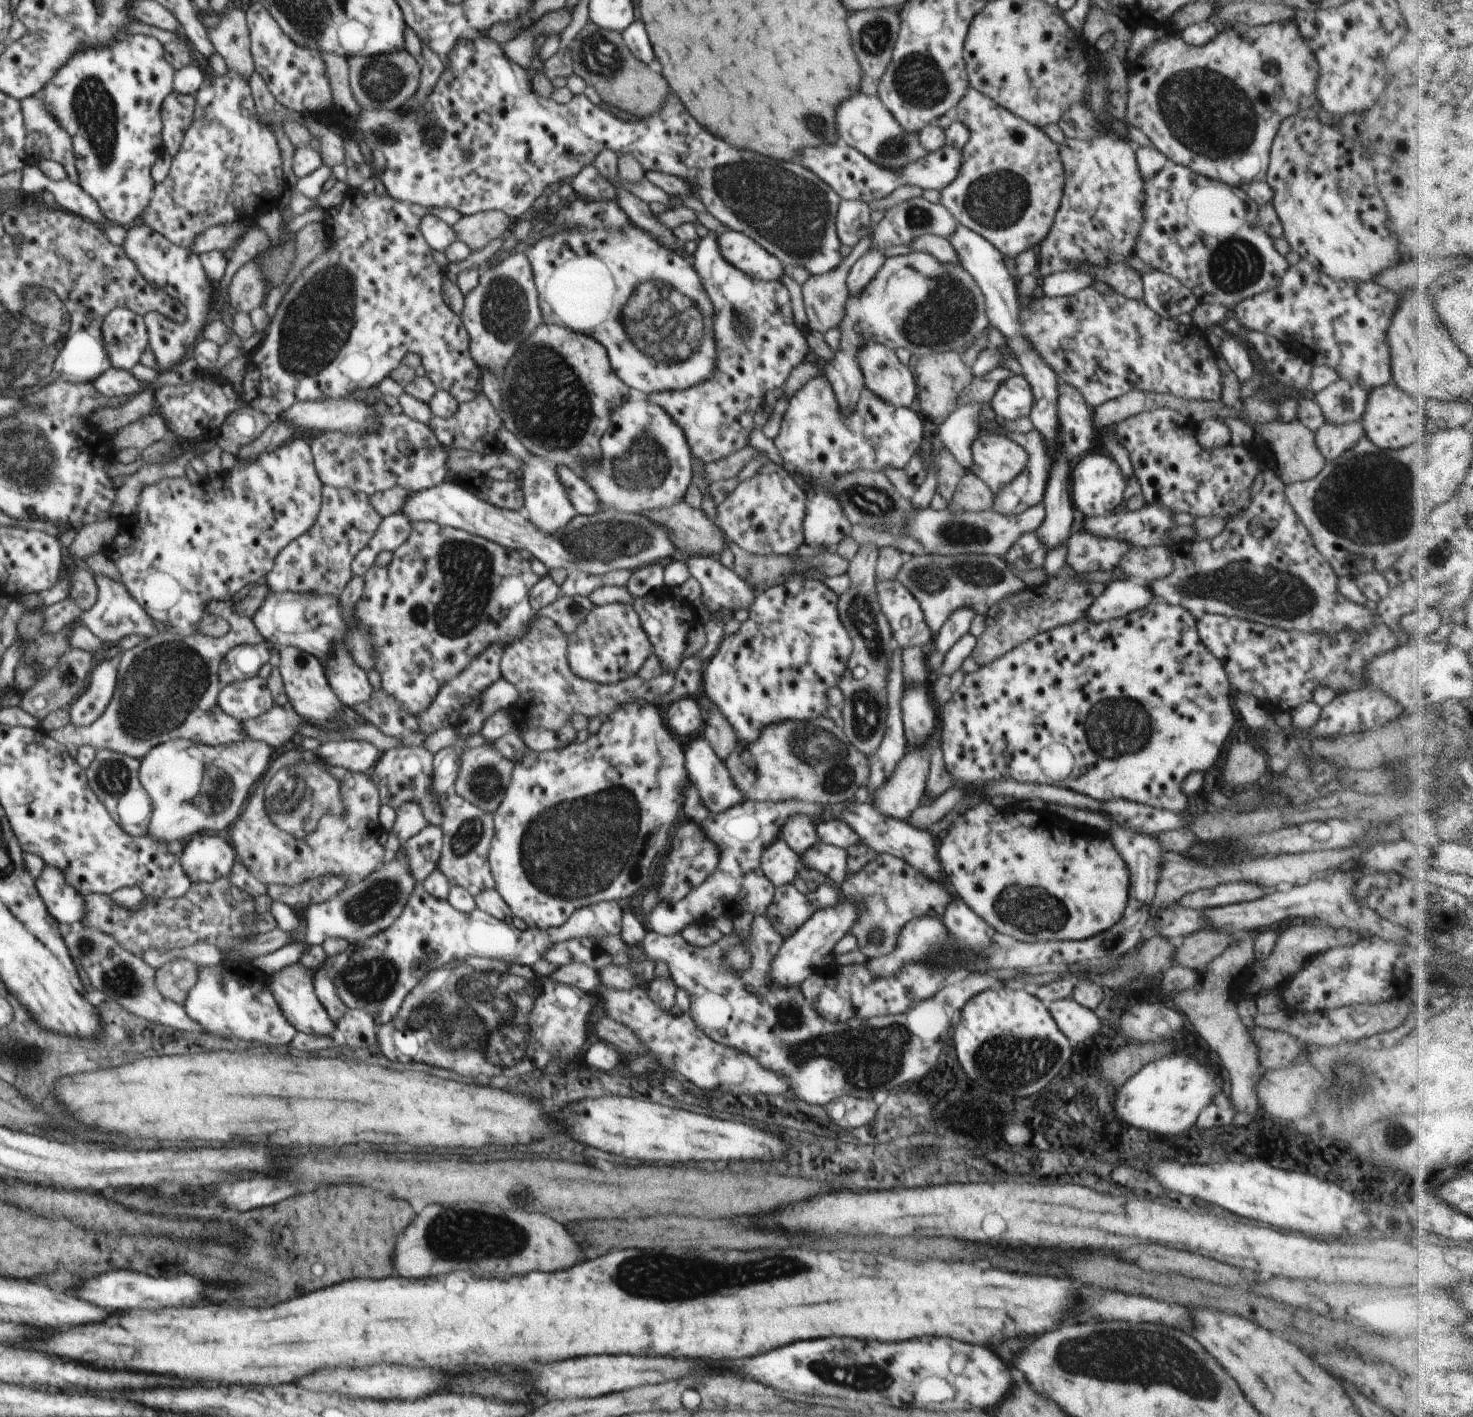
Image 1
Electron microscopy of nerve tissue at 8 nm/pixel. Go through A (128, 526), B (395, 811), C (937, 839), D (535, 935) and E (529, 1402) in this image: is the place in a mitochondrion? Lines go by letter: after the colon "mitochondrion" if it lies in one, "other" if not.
A: other
B: other
C: other
D: other
E: other

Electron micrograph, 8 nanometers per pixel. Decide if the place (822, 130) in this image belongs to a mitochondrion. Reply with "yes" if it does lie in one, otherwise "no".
yes

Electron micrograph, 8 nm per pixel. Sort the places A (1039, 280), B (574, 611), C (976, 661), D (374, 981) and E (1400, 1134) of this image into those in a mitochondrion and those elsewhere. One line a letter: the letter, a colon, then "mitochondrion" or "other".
A: other
B: mitochondrion
C: other
D: mitochondrion
E: mitochondrion

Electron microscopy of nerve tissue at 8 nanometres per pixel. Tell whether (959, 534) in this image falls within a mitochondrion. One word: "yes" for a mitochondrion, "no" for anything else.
yes

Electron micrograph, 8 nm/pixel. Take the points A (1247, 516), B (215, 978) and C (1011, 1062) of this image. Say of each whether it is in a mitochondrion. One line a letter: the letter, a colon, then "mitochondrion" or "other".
A: other
B: other
C: mitochondrion

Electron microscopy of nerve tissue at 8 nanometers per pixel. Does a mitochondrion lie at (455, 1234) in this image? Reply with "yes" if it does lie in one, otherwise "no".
yes

